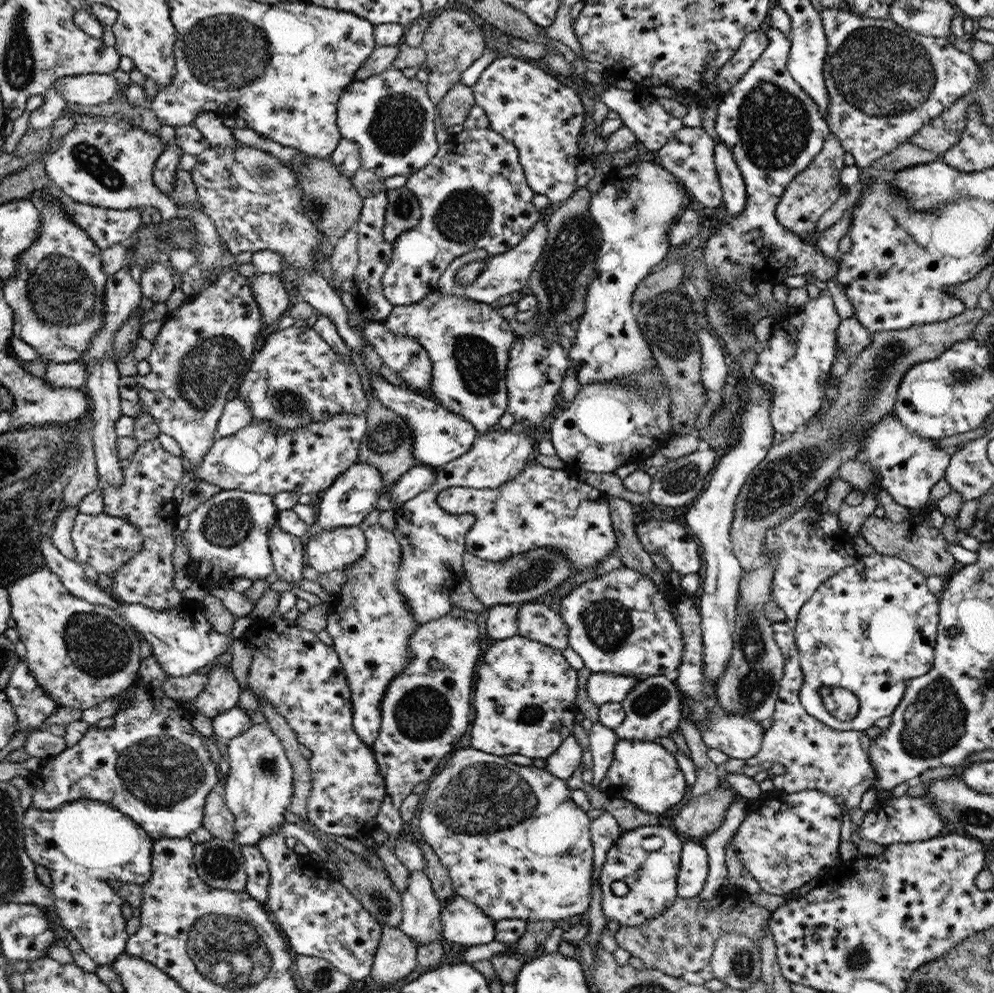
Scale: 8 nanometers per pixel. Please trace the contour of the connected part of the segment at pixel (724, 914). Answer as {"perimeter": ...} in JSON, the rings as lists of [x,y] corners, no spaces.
{"perimeter":[[[726,888],[707,900],[702,900],[700,896],[676,897],[670,909],[647,923],[638,926],[620,925],[615,938],[620,948],[640,958],[646,968],[680,977],[686,972],[698,972],[708,966],[716,941],[724,934],[742,934],[761,948],[761,939],[765,937],[765,926],[770,924],[770,917],[771,912],[752,902],[748,893]]]}

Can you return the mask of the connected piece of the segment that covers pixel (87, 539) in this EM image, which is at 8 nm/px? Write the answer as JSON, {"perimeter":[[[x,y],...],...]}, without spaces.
{"perimeter":[[[78,512],[74,518],[71,537],[76,551],[75,561],[80,564],[88,563],[94,567],[97,574],[112,575],[118,572],[118,569],[125,568],[125,565],[140,553],[142,546],[145,545],[141,531],[134,523],[105,512],[94,515]]]}

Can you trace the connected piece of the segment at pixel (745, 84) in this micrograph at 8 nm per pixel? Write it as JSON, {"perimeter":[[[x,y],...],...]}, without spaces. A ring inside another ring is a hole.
{"perimeter":[[[772,26],[765,31],[765,34],[769,40],[767,48],[738,82],[718,98],[718,110],[714,122],[718,138],[736,159],[738,169],[743,176],[747,197],[745,210],[738,216],[728,217],[722,221],[716,227],[714,235],[703,244],[704,264],[708,266],[710,274],[718,278],[730,292],[741,288],[738,280],[744,276],[753,276],[756,284],[764,280],[773,285],[784,285],[784,279],[788,276],[802,274],[823,286],[826,280],[836,276],[839,271],[839,261],[827,258],[814,244],[800,239],[786,227],[782,227],[775,216],[777,205],[785,189],[796,175],[808,168],[814,157],[822,150],[831,130],[818,105],[788,72],[787,60],[792,45],[790,39],[781,30]]]}

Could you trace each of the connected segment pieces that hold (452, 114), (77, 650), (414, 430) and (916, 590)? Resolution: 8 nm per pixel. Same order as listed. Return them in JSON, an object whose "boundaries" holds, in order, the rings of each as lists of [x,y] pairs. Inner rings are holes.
{"boundaries":[[[[458,81],[437,105],[437,120],[448,129],[455,124],[463,124],[470,108],[476,104],[473,87]]],[[[46,564],[18,578],[6,589],[12,602],[12,615],[16,622],[15,629],[19,634],[20,647],[23,648],[30,671],[37,676],[43,690],[62,706],[86,710],[127,691],[137,681],[140,666],[138,630],[114,610],[78,598]]],[[[378,370],[372,375],[371,388],[373,395],[384,406],[398,413],[410,427],[416,464],[430,465],[439,469],[447,462],[452,462],[471,450],[478,432],[459,414],[446,410],[436,400],[428,399],[421,392],[416,392],[412,388],[391,384],[380,375]]],[[[874,553],[858,556],[854,565],[830,576],[816,589],[800,609],[795,626],[795,643],[804,676],[799,700],[807,714],[838,732],[865,732],[874,727],[876,720],[894,713],[904,697],[908,682],[926,674],[934,660],[940,595],[934,595],[928,590],[926,577],[901,558]],[[822,688],[850,690],[859,702],[859,712],[855,718],[842,721],[829,714],[819,694]]]]}

